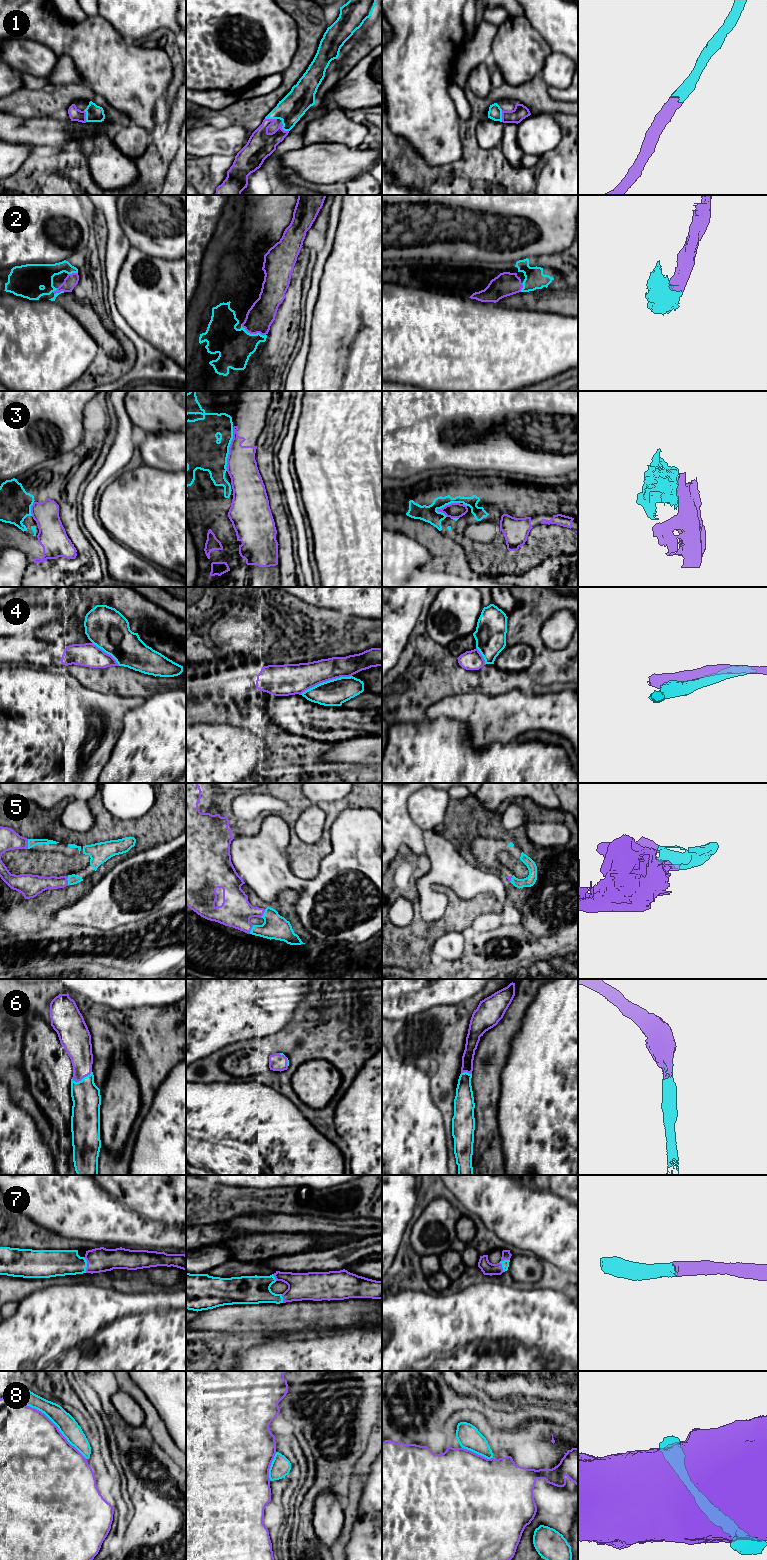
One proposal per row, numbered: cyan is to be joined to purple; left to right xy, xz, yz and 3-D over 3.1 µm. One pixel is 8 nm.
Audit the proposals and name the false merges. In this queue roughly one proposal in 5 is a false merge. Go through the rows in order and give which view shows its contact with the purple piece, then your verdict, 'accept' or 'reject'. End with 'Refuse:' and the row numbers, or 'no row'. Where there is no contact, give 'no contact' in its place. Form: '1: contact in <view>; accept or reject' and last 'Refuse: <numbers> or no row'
1: contact in xz; accept
2: contact in xz; accept
3: contact in xz; reject
4: contact in xz; reject
5: contact in xy; accept
6: contact in xy; accept
7: contact in yz; accept
8: contact in xy; reject
Refuse: 3, 4, 8

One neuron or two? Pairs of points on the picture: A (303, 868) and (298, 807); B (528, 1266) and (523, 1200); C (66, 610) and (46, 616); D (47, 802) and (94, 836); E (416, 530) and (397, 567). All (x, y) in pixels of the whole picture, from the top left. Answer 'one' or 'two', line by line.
A: one
B: two
C: one
D: two
E: two

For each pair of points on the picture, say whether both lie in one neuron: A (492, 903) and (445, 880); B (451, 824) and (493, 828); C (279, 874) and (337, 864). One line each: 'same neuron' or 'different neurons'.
A: different neurons
B: same neuron
C: same neuron

